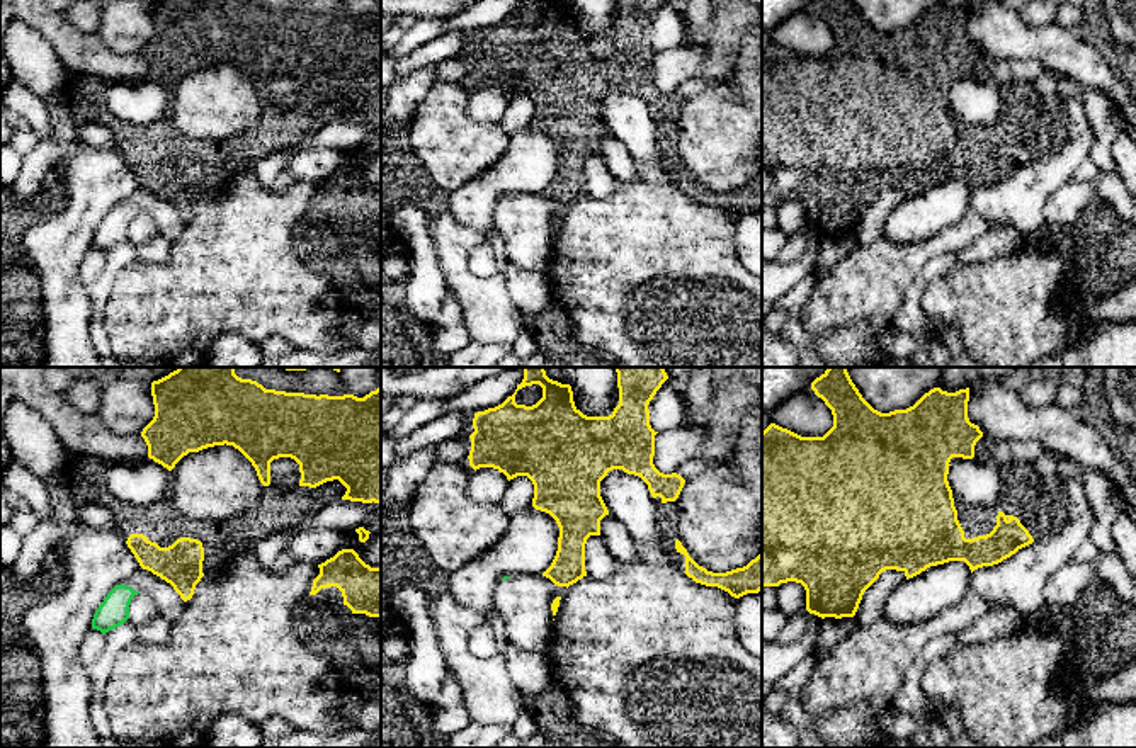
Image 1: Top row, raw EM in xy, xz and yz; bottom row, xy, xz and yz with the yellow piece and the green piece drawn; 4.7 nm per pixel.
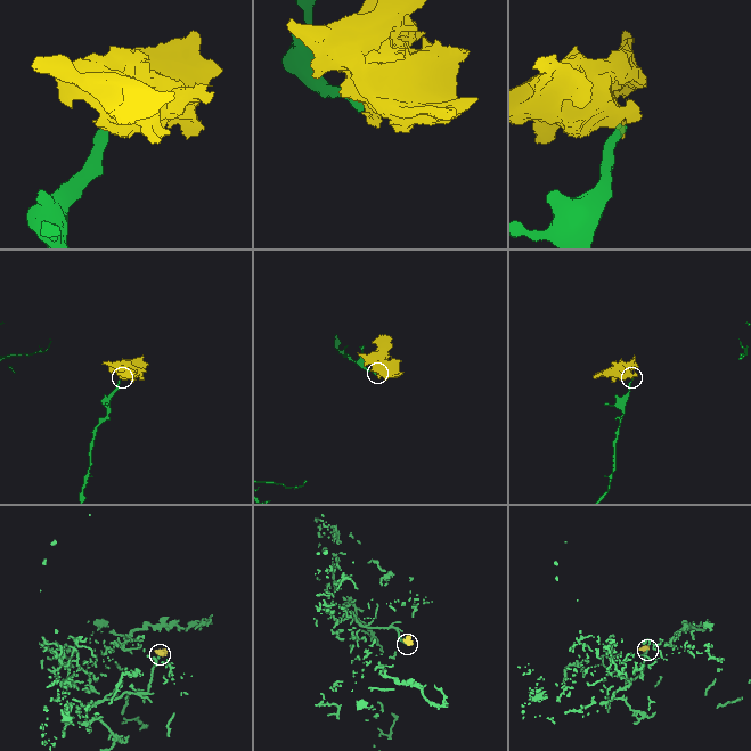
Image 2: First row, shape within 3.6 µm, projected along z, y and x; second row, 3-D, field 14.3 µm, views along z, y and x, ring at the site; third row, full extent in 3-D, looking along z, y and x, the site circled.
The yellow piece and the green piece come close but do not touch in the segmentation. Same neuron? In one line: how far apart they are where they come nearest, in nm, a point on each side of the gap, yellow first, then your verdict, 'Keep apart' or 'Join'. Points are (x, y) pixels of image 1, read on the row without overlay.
Distance 110 nm. Across: xy (143, 187), (130, 206). Keep apart

